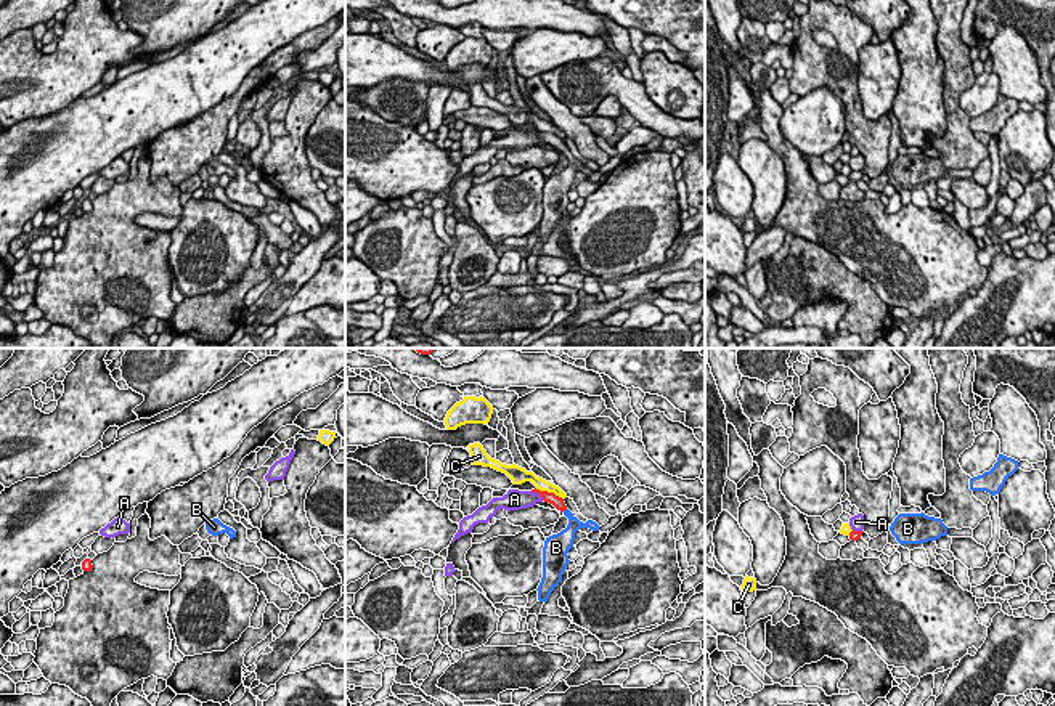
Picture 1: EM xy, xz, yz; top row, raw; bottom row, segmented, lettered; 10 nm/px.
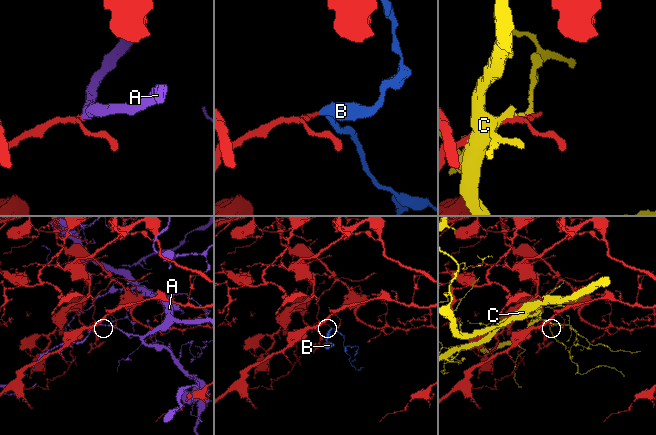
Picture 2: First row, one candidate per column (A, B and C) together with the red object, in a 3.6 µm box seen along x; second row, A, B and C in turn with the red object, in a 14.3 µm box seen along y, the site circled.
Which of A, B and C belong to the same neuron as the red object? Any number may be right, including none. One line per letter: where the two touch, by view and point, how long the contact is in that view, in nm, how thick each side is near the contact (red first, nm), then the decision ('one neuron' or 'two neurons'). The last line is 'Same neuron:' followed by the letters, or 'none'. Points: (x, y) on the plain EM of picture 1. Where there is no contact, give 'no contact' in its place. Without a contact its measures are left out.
A: meets red in xz at (537, 132); contact 170 nm long; 120 nm thick on the red side, 200 nm on the other; two neurons
B: meets red in xz at (564, 150); contact 70 nm long; 120 nm thick on the red side, 130 nm on the other; one neuron
C: meets red in xz at (549, 133); contact 320 nm long; 120 nm thick on the red side, 120 nm on the other; two neurons
Same neuron: B

